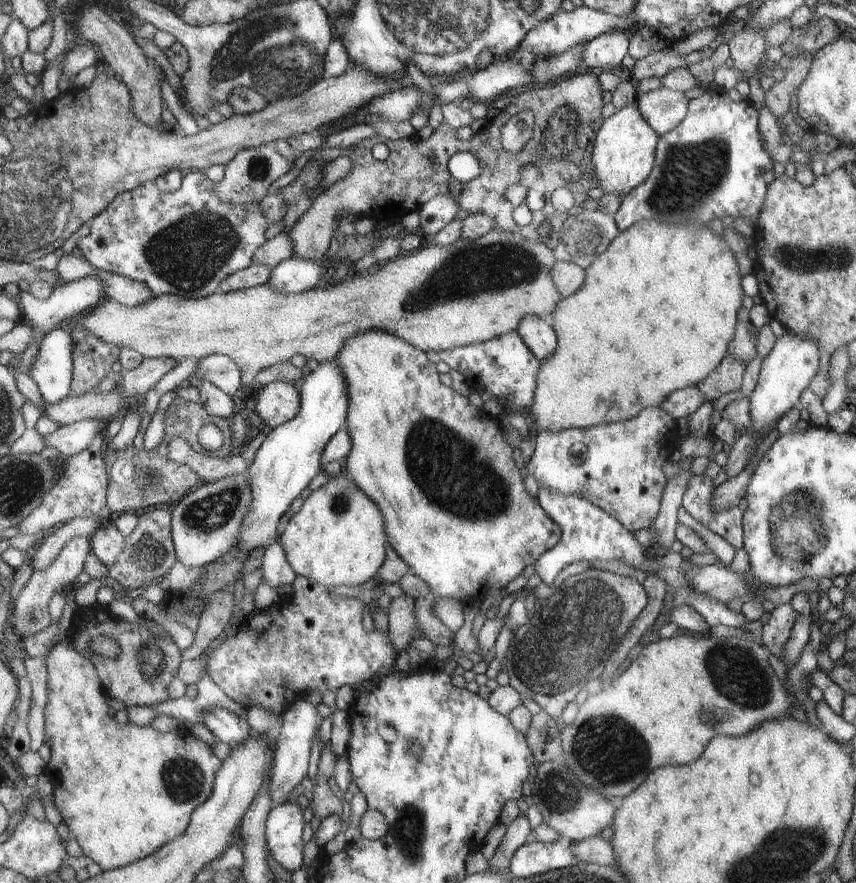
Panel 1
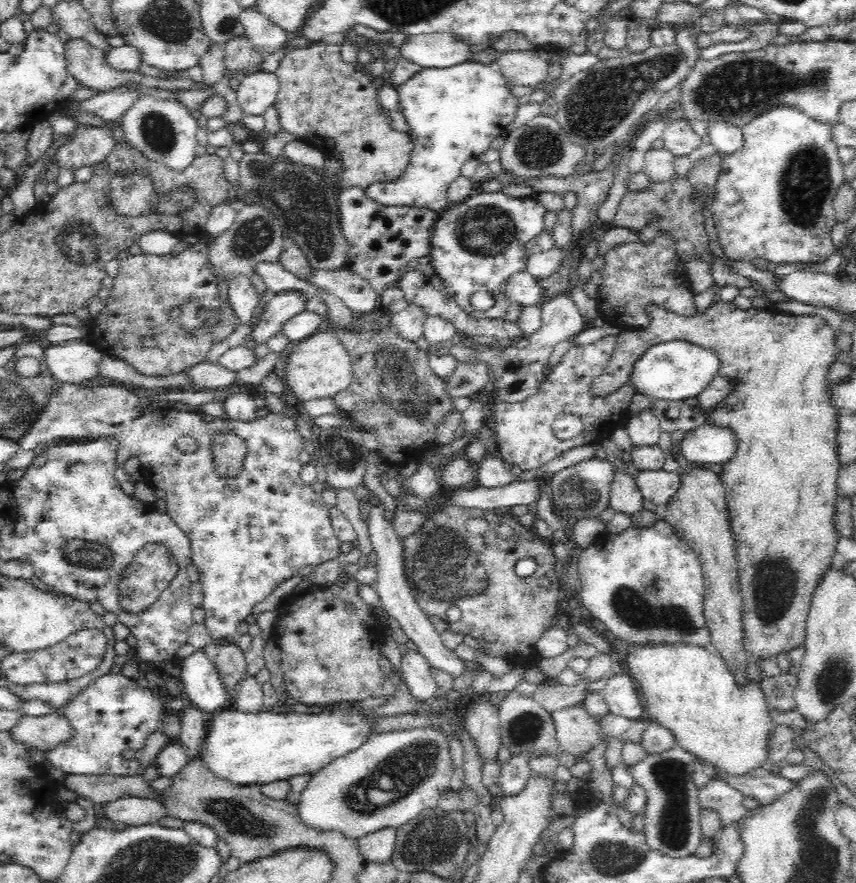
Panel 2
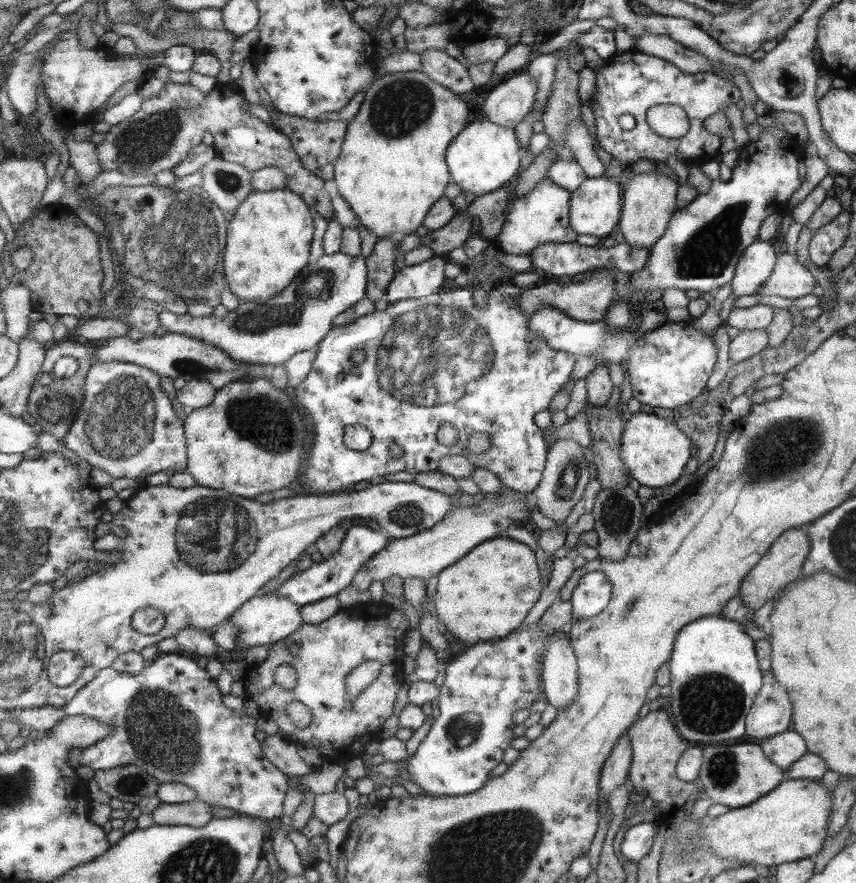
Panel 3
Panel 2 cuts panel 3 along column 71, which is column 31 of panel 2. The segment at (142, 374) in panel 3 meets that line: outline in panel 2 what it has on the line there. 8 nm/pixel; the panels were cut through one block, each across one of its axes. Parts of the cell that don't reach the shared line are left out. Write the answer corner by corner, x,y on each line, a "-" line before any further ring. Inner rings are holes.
64,385
59,393
52,398
50,406
46,409
46,412
40,416
39,421
32,427
31,432
22,440
20,440
21,447
24,450
34,450
36,447
46,444
63,443
64,441
71,441
72,439
78,438
96,438
98,435
104,436
114,436
120,443
120,448
117,452
117,464
122,466
129,457
136,457
140,460
140,480
144,481
148,486
154,489
160,488
164,492
164,500
167,504
167,513
176,521
176,524
186,533
188,537
188,542
190,545
191,563
194,566
194,570
198,572
200,585
202,586
203,593
203,605
201,606
205,610
205,620
204,624
208,627
210,631
211,638
216,640
230,641
230,643
235,642
238,637
236,633
236,627
252,613
252,607
259,601
262,601
266,596
273,592
283,581
289,580
296,574
300,573
302,568
306,565
318,565
324,561
338,558
340,556
340,539
336,536
334,532
334,527
331,525
329,509
322,501
320,493
312,490
310,485
300,478
301,465
298,464
296,460
296,448
298,448
298,438
296,434
292,432
292,422
290,420
282,420
278,416
266,416
266,418
257,419
252,422
235,422
232,419
224,416
222,417
212,417
210,420
206,420
204,416
200,414
192,413
189,411
178,411
174,408
162,407
158,410
150,412
142,412
142,408
138,407
136,396
128,389
120,386
98,386
93,389
88,389
87,387
76,387
72,385
-
224,422
230,423
234,426
237,436
240,436
244,442
246,442
248,453
246,460
244,460
244,468
242,468
240,474
236,478
218,478
211,468
211,458
210,454
206,454
206,438
208,439
208,432
212,428
220,428
224,426
-
180,438
192,438
196,440
196,450
191,454
180,452
176,447
176,442

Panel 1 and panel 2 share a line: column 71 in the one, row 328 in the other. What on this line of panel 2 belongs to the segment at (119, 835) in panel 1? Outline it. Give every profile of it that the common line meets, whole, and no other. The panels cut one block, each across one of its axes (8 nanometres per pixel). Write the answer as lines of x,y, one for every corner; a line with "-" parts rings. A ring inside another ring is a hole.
720,301
712,304
705,314
697,318
684,318
676,314
655,309
652,320
648,328
628,329
618,336
618,342
615,354
612,355
607,368
600,374
600,377
594,378
590,382
589,393
593,398
606,399
608,395
616,392
622,387
633,374
635,365
642,359
650,348
660,345
664,342
685,341
692,342
698,346
711,347
718,355
721,361
721,375
736,379
735,389
718,403
716,408
710,414
705,416
708,421
714,421
722,426
730,426
736,432
739,439
738,455
730,462
724,464
724,472
720,475
721,481
725,484
725,499
727,504
727,513
729,516
729,527
732,533
733,545
735,550
736,572
737,572
737,590
741,596
742,616
741,616
741,651
747,656
750,662
770,662
776,660
780,654
792,652
793,648
800,648
805,641
805,616
808,612
811,594
820,582
821,574
829,565
834,556
835,546
838,536
833,527
833,516
836,512
837,499
835,498
835,486
837,474
840,470
836,462
836,427
837,420
832,409
825,405
824,389
828,388
826,379
826,368
830,368
832,362
837,361
836,353
839,350
835,346
834,332
823,319
816,316
793,316
780,313
772,314
760,309
739,310
738,308
728,309
728,304

